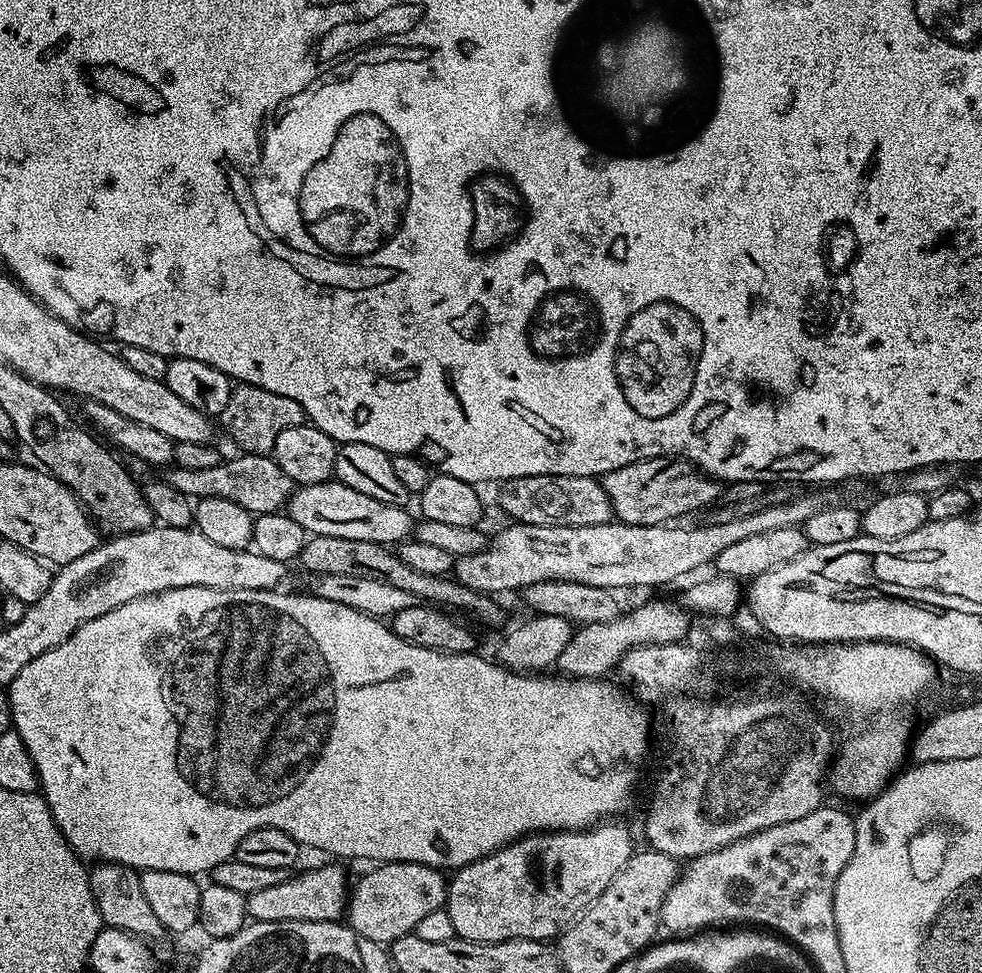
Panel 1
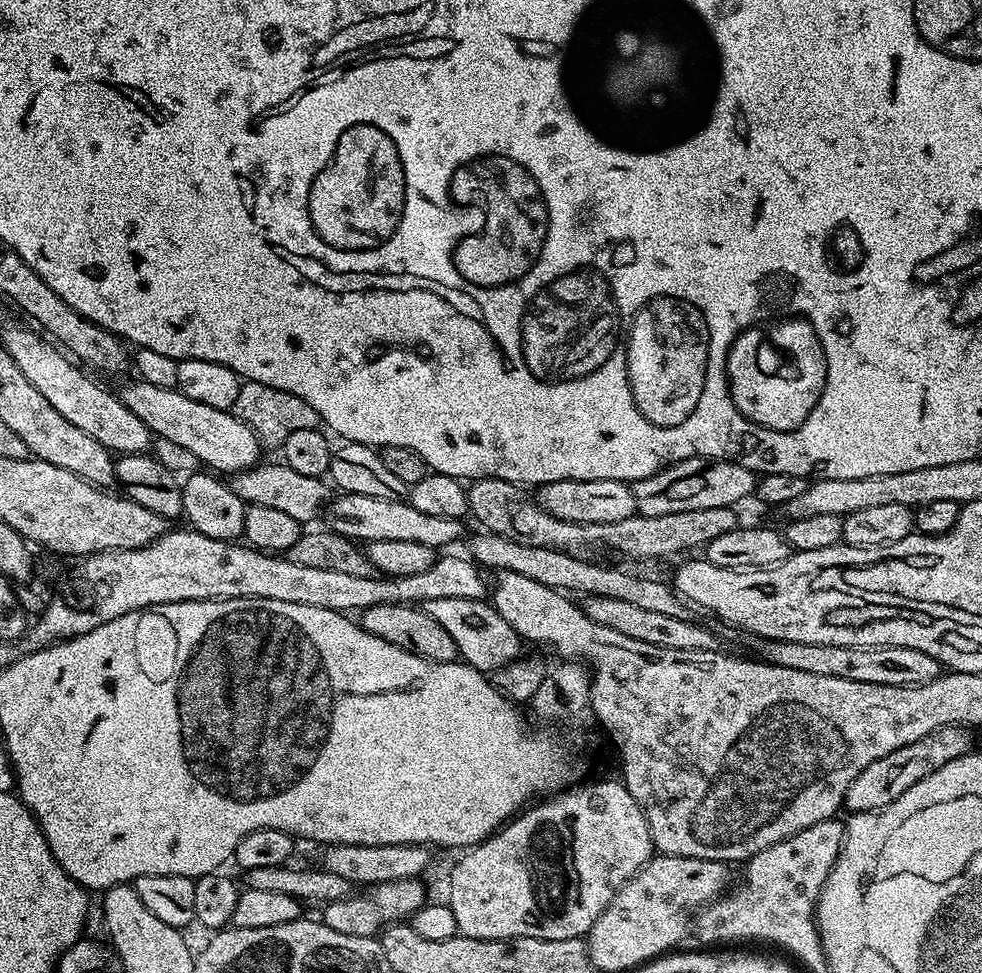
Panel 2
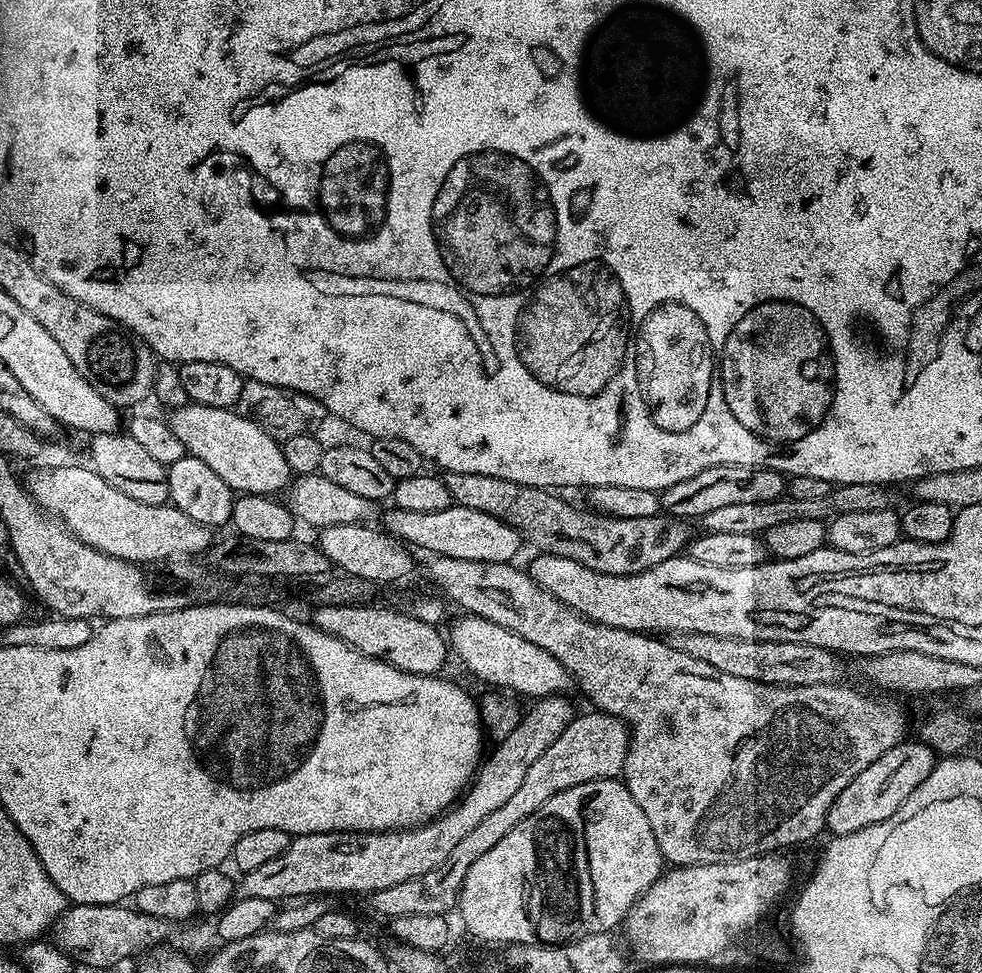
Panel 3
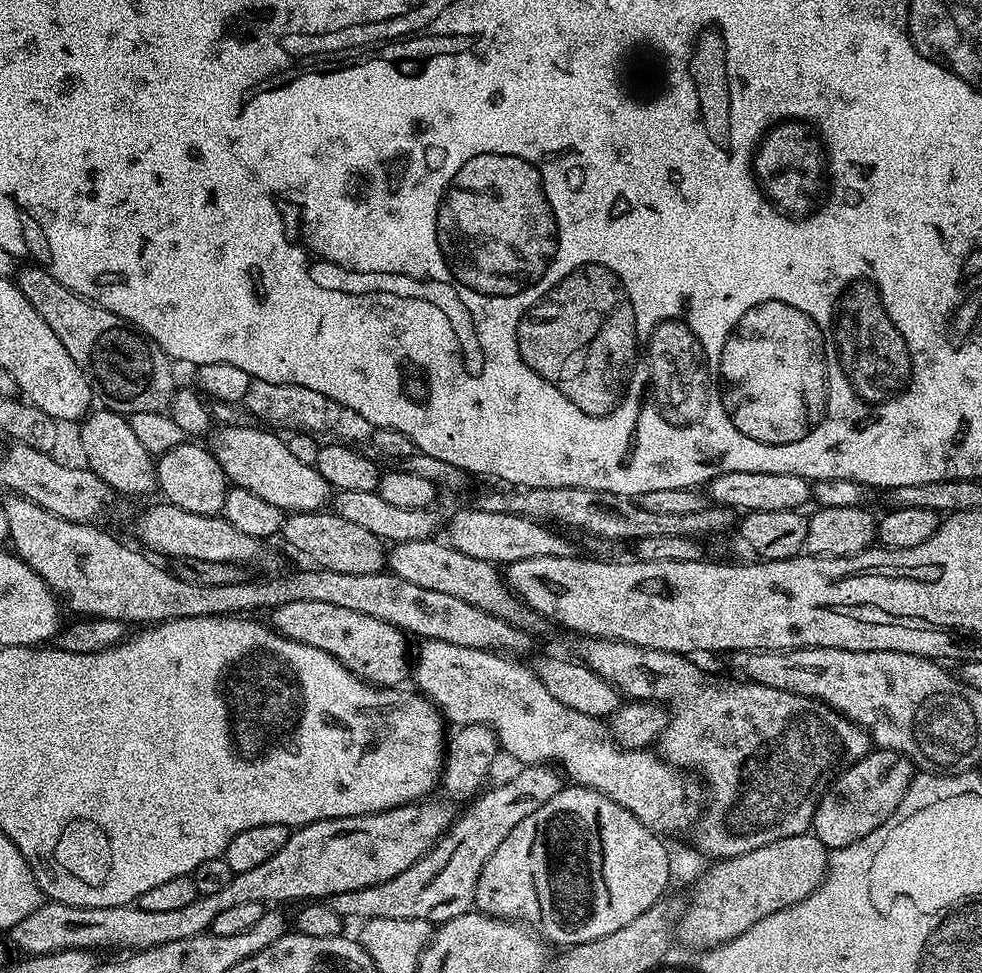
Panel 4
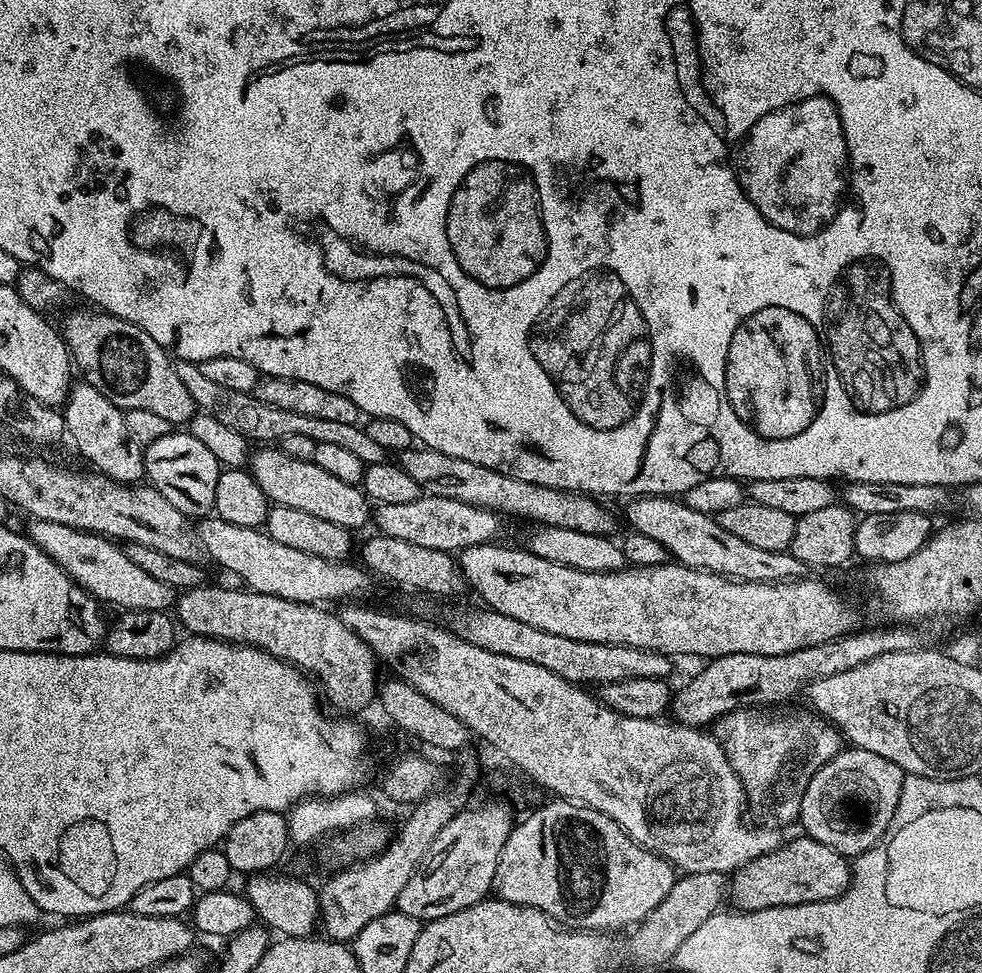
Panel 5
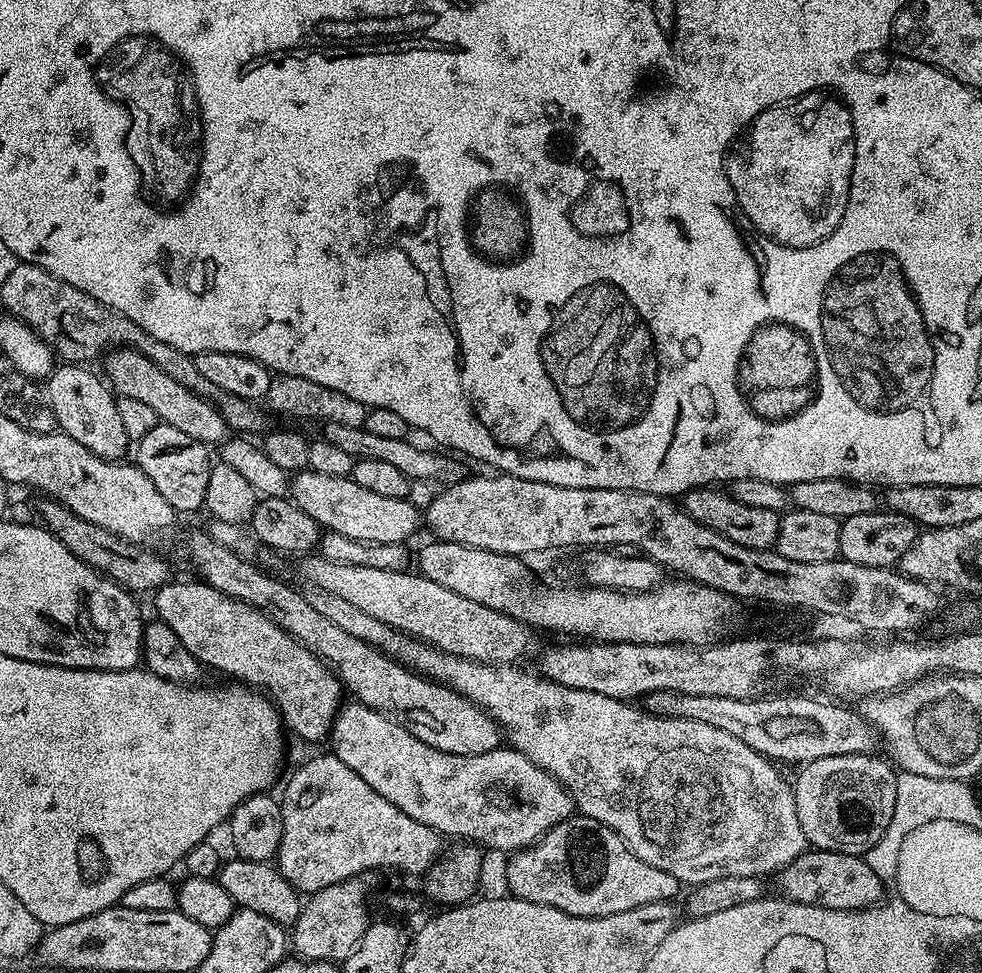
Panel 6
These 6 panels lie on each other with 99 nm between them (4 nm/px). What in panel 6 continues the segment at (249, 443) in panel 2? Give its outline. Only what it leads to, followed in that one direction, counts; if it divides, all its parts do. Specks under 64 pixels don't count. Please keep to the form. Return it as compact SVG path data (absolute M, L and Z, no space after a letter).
M311 470L295 473L290 480L290 498L306 510L306 514L310 514L321 529L337 532L346 538L404 544L407 536L414 535L416 527L422 524L421 509L416 509L411 499L374 494L346 476L330 478L330 474L318 474Z

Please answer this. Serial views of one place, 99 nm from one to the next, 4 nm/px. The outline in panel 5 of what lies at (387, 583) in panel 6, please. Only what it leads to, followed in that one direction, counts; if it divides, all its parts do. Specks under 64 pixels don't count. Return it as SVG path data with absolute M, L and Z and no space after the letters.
M209 514L194 528L205 557L209 556L216 564L221 564L228 572L237 576L245 589L262 594L274 594L299 604L328 602L324 600L344 600L350 596L364 596L372 588L373 573L367 567L356 562L341 562L314 558L314 554L302 554L302 550L293 550L274 542L267 531L250 526L234 526L221 516Z

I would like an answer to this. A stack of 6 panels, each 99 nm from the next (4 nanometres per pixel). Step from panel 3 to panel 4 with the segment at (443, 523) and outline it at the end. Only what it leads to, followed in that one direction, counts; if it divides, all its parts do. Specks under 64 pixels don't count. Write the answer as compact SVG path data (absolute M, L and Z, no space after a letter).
M469 506L469 508L464 508L461 512L456 512L452 516L452 521L447 521L446 524L446 532L448 528L448 536L446 536L447 543L451 544L454 550L462 550L462 554L470 554L470 558L478 558L482 562L490 562L491 564L495 564L497 566L507 566L513 564L514 562L522 562L522 558L558 558L559 556L571 556L573 555L574 548L572 548L572 544L567 540L564 535L559 531L553 530L549 525L541 524L539 520L531 520L530 518L526 518L525 516L519 516L518 514L494 514L490 510L482 510L478 507Z

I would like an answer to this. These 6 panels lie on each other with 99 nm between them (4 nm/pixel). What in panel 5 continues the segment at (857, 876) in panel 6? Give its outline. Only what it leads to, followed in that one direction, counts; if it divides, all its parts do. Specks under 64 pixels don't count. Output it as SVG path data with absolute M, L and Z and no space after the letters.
M799 834L793 840L785 839L780 847L762 854L730 876L730 900L741 912L802 906L810 902L837 900L852 882L852 865L849 857L838 850L813 840L807 834Z

